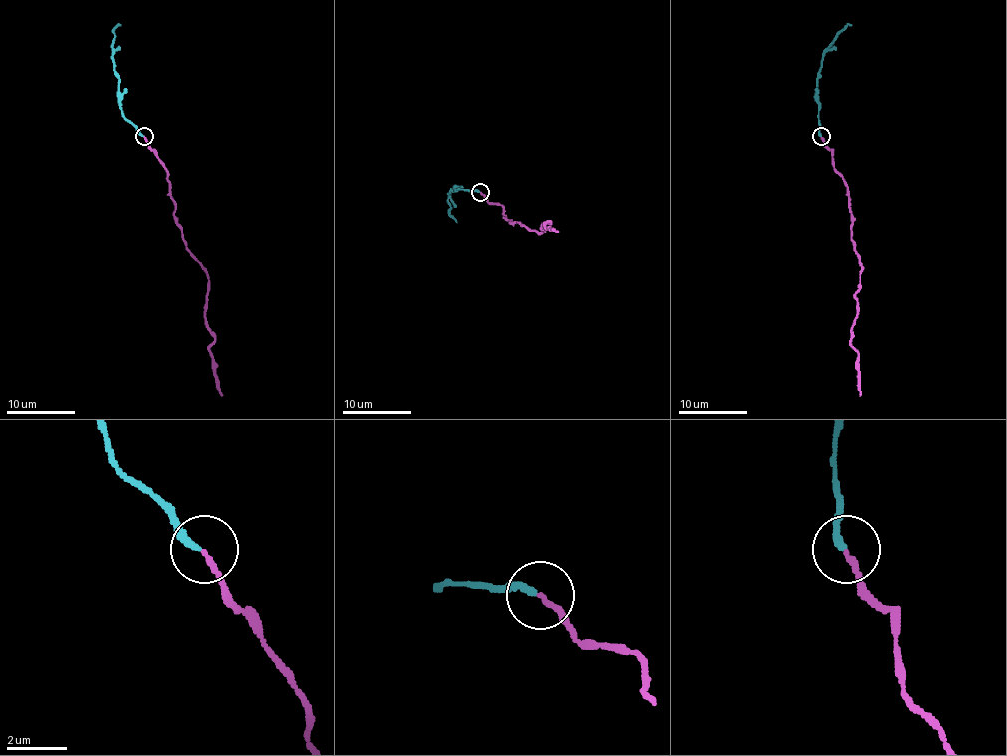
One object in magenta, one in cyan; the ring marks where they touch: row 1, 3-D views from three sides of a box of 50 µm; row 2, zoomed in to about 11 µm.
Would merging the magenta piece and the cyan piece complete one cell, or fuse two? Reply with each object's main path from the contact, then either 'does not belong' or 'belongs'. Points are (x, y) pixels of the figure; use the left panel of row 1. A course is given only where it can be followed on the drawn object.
course magenta (143, 135), (164, 168), (181, 237), (209, 280), (205, 317), (214, 342), (209, 348), (212, 370), (221, 396); course cyan (143, 135), (122, 115), (112, 49), (114, 30), (121, 25); belongs

